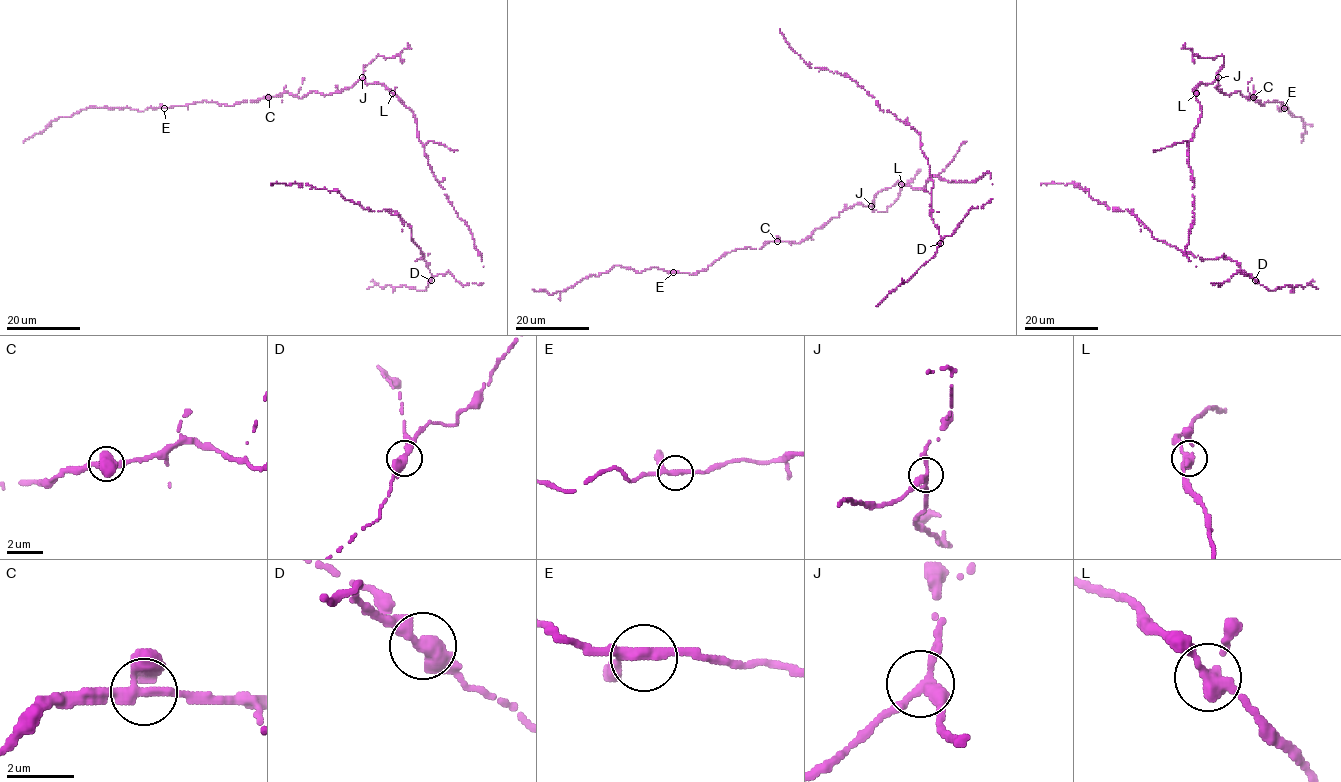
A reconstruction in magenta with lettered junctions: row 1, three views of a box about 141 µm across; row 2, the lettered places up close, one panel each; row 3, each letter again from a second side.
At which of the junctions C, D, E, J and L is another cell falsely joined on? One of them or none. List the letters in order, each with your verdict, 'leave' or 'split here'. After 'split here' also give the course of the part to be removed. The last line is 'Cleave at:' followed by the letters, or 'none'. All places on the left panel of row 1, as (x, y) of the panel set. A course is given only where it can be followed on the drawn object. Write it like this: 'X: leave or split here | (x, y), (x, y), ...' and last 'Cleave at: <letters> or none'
C: leave
D: split here | (431, 280), (411, 227), (398, 215), (365, 210), (334, 189), (270, 185)
E: leave
J: leave
L: leave
Cleave at: D

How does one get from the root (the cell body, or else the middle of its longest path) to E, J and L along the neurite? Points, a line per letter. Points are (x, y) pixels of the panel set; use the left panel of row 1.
E: (438, 183), (414, 113), (382, 84), (363, 78), (330, 94), (283, 92), (231, 106), (202, 101), (164, 108)
J: (438, 183), (418, 138), (414, 113), (382, 84), (365, 84), (362, 77)
L: (438, 183), (418, 138), (414, 113), (392, 93)

